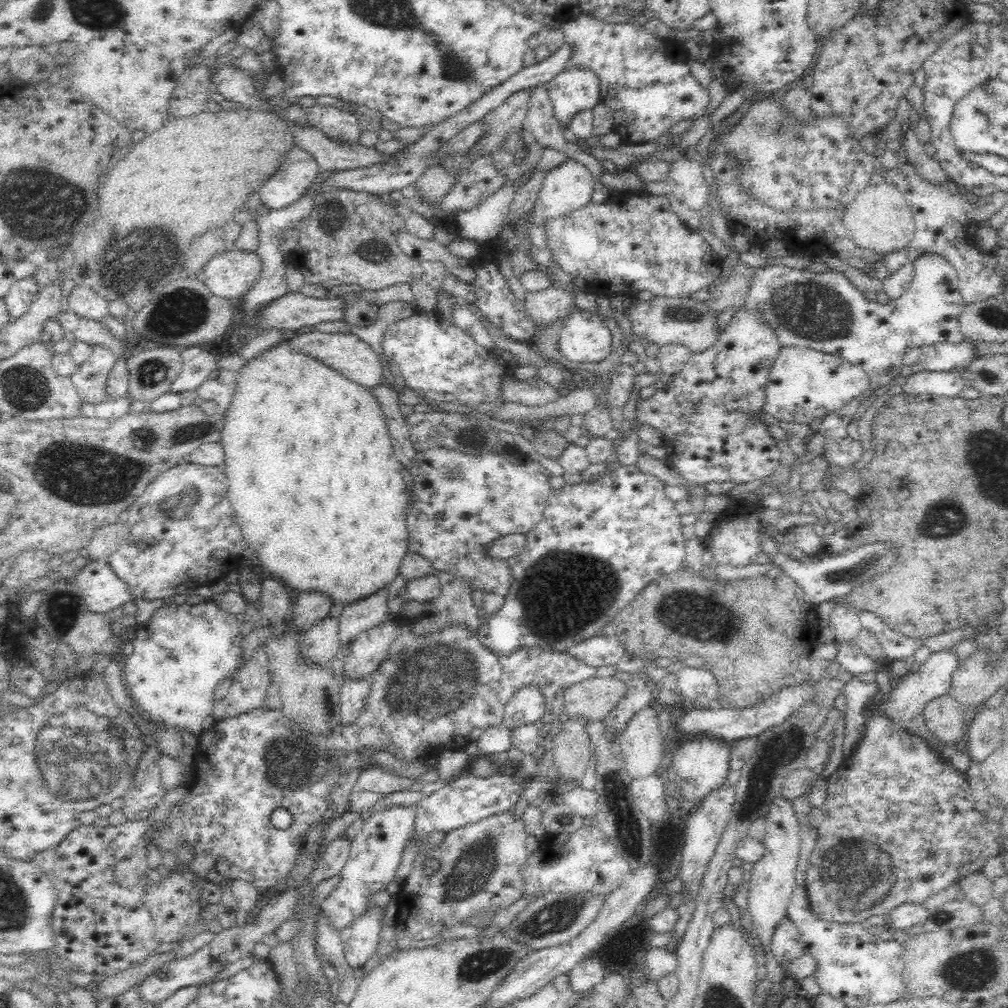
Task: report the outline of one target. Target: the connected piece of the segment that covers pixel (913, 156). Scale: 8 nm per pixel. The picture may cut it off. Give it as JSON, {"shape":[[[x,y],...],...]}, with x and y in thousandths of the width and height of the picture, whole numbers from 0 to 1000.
{"shape":[[[906,125],[901,128],[894,143],[899,150],[901,162],[913,176],[929,184],[941,179],[934,164],[926,156],[920,155]]]}

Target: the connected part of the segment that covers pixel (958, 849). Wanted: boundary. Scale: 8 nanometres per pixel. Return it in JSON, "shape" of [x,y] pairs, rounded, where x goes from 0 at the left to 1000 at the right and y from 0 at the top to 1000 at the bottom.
{"shape":[[[862,703],[857,705],[856,709],[858,709],[859,724],[851,742],[841,752],[837,752],[826,768],[819,772],[821,792],[819,792],[819,798],[815,800],[817,815],[812,821],[811,834],[799,865],[800,884],[805,904],[820,915],[832,917],[858,915],[867,907],[880,910],[882,905],[892,897],[915,898],[921,890],[932,887],[942,880],[946,873],[964,868],[966,865],[975,865],[976,857],[982,851],[992,848],[996,843],[995,834],[997,831],[993,828],[993,825],[988,825],[989,810],[986,808],[983,811],[977,810],[974,812],[972,806],[962,806],[962,804],[968,804],[966,802],[968,800],[968,796],[966,796],[967,786],[962,786],[965,777],[961,773],[958,774],[958,769],[948,766],[944,760],[937,758],[929,750],[928,744],[915,732],[898,725],[897,722],[893,721],[893,718],[887,717],[879,709],[869,709]]]}

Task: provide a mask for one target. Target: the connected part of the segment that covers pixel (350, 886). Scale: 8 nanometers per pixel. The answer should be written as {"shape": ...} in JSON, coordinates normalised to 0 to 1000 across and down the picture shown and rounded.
{"shape":[[[378,799],[362,810],[360,820],[348,835],[346,852],[337,863],[338,876],[317,899],[327,918],[336,925],[357,909],[367,898],[365,889],[383,884],[383,879],[391,877],[392,865],[398,856],[398,849],[406,827],[412,816],[411,799]]]}

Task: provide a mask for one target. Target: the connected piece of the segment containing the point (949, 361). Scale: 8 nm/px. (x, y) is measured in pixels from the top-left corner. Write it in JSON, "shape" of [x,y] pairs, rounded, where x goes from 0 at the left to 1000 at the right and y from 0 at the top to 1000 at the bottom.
{"shape":[[[956,335],[950,341],[933,340],[917,342],[913,345],[912,358],[913,365],[918,368],[937,368],[946,366],[958,366],[968,355],[965,338]]]}

